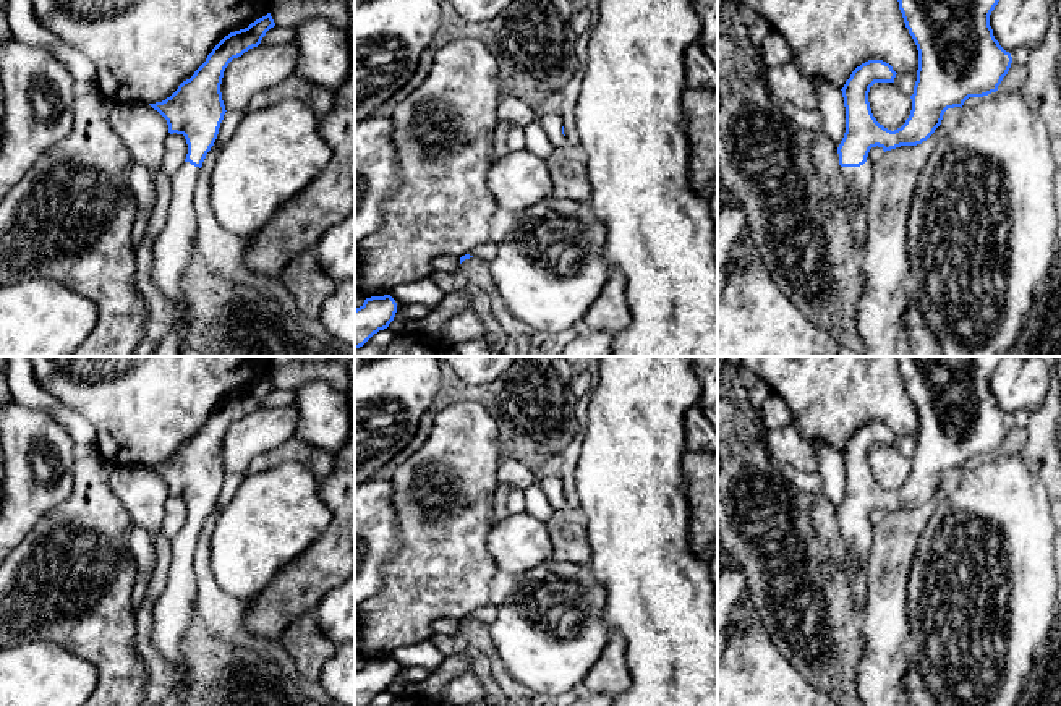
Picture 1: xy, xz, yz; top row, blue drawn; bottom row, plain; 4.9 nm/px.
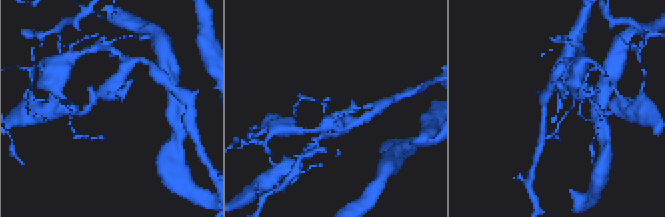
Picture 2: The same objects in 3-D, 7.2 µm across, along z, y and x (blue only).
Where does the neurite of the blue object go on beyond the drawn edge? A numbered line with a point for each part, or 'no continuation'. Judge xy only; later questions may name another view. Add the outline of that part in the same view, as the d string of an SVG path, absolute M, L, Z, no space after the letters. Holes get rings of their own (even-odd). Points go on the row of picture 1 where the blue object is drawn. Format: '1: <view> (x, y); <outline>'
1: xy (172, 248); M190 162L175 172L167 223L154 243L152 279L175 306L181 304L178 282L196 246L194 189L199 172Z

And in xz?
1: xz (551, 123); M549 113L538 117L538 121L554 147L564 147L567 144L567 138L562 134L564 123L559 115Z

